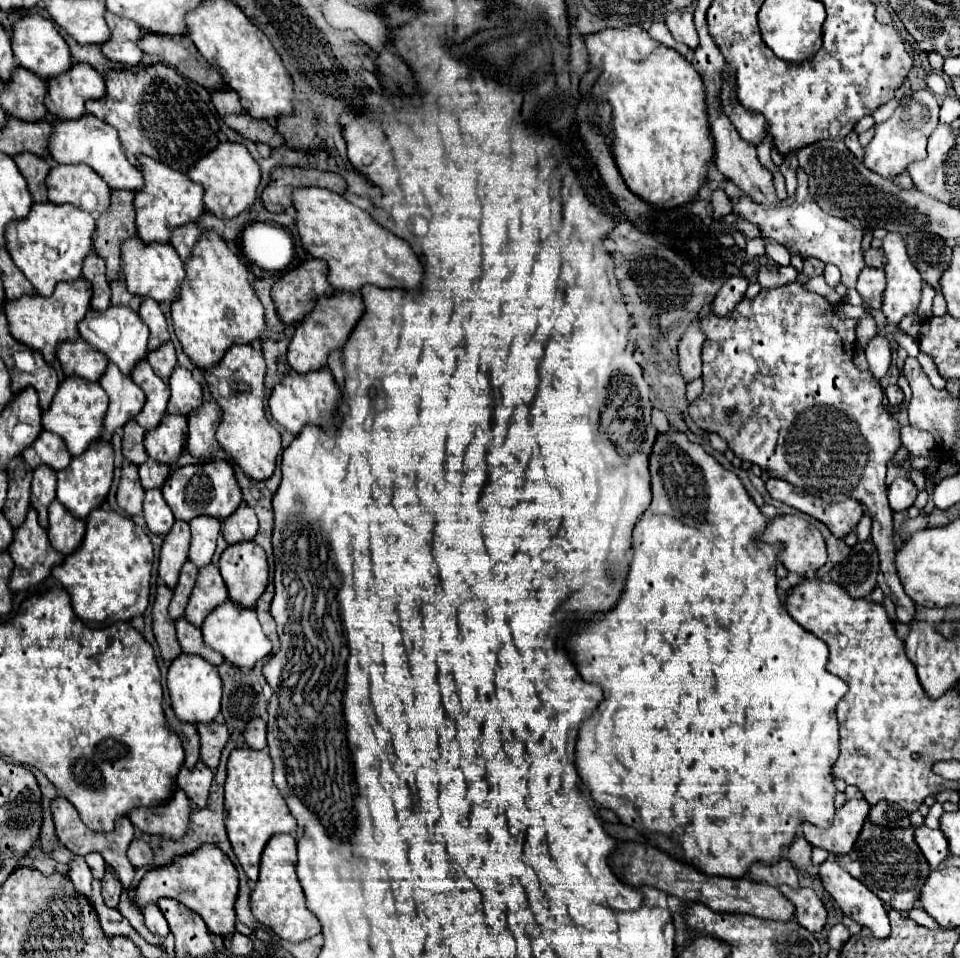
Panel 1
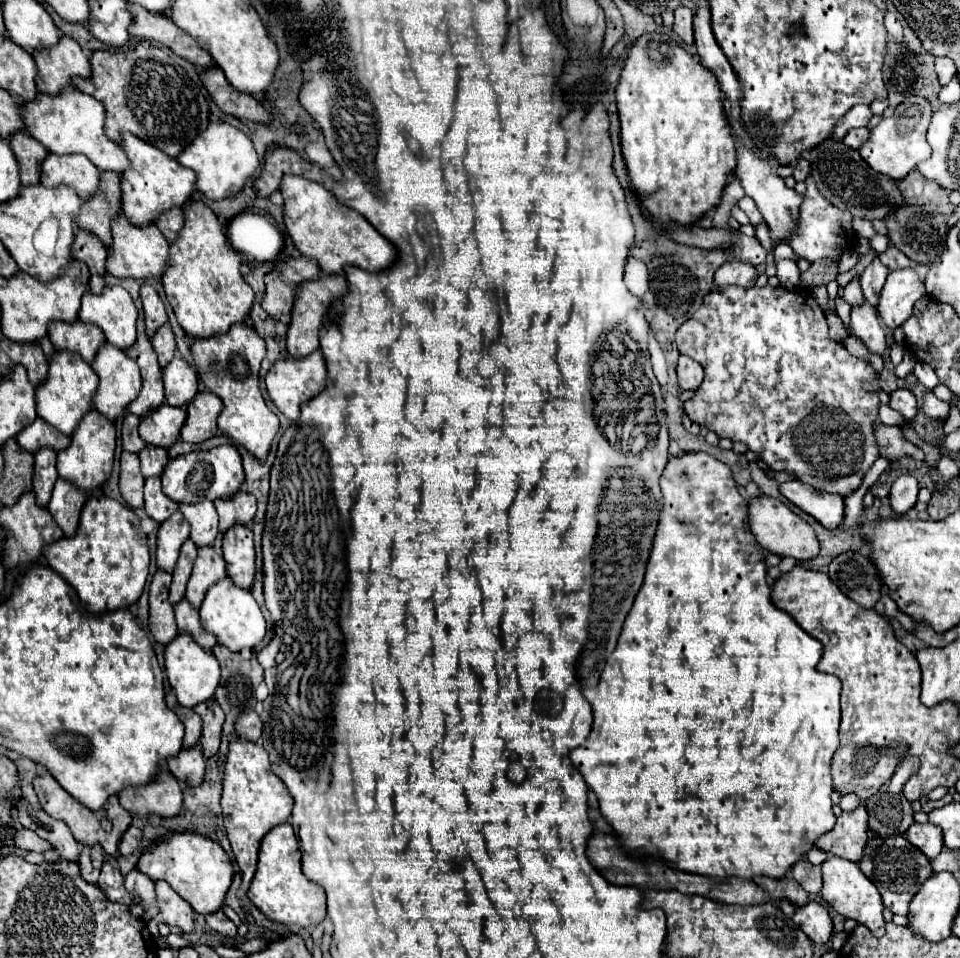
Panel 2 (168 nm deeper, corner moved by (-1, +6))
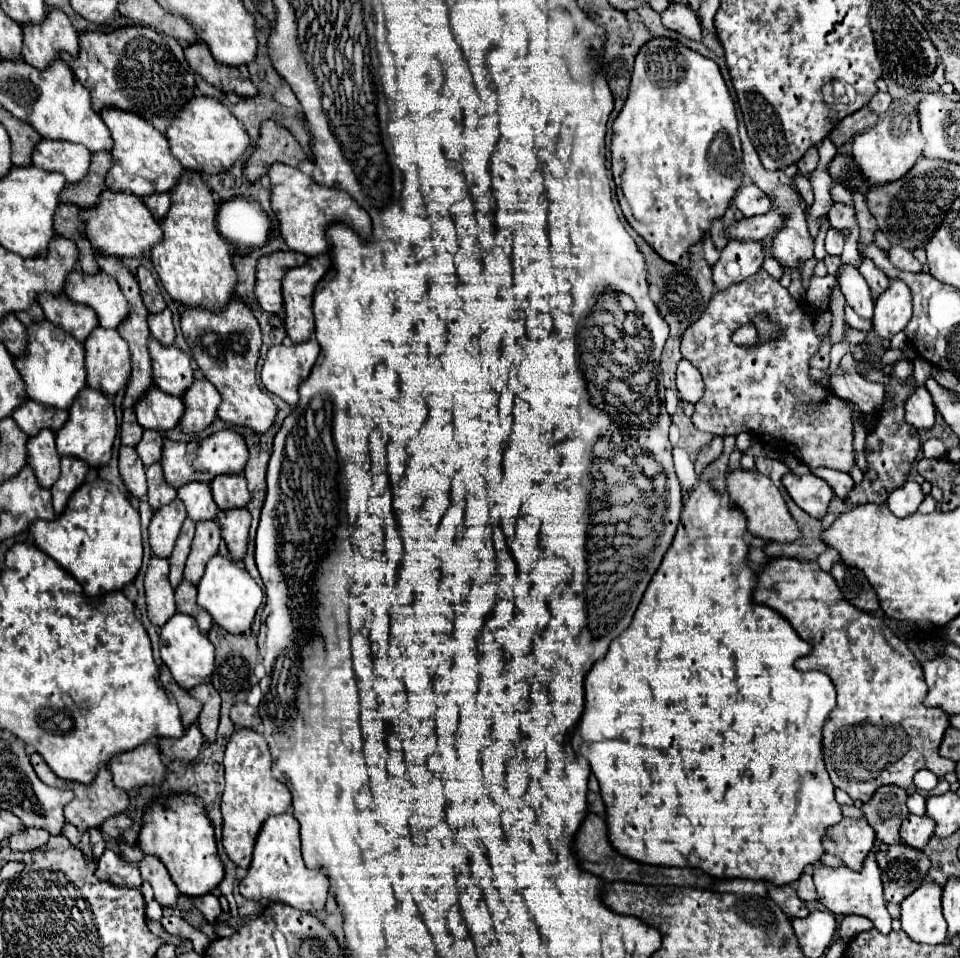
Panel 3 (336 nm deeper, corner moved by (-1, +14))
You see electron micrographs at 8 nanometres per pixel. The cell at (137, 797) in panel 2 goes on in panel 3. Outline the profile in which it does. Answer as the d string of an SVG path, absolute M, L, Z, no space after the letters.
M147 741L141 749L119 753L109 761L113 783L123 789L139 789L143 785L159 785L165 779L165 765L155 741Z

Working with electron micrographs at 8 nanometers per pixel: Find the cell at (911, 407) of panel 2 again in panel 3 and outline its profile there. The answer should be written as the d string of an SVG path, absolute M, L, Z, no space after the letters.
M917 387L905 403L905 421L917 429L931 429L935 425L935 405L925 387Z

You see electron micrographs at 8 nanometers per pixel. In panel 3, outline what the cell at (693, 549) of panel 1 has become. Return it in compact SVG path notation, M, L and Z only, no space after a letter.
M701 483L683 503L683 513L681 513L681 523L679 523L679 529L677 529L677 535L669 547L669 551L665 553L663 561L661 561L661 567L657 569L657 573L653 575L635 615L633 615L633 621L629 625L629 629L625 629L609 647L607 655L597 661L593 665L593 669L589 671L589 675L585 677L585 709L583 709L583 715L577 723L577 731L583 739L583 743L571 743L573 745L573 751L575 753L581 753L583 757L587 757L589 765L591 765L591 771L595 773L599 785L601 785L601 797L603 797L603 803L607 805L607 813L605 813L605 821L607 821L607 829L609 829L609 841L611 845L627 859L633 859L633 861L639 861L639 863L649 863L649 865L663 865L663 867L695 867L695 869L701 869L705 871L707 875L715 877L715 879L761 879L761 881L769 881L777 887L783 887L783 885L791 885L795 883L801 873L805 871L807 865L815 865L815 863L821 863L821 857L825 855L825 849L823 849L823 839L825 839L825 833L829 827L837 825L837 821L841 821L843 813L841 813L841 805L835 801L835 787L827 775L827 769L825 769L825 763L823 763L823 749L821 749L821 729L823 729L823 723L825 719L829 717L829 713L833 711L835 707L835 687L831 683L831 679L821 673L821 671L797 671L793 667L793 663L799 659L799 657L805 657L809 651L811 651L811 645L807 641L803 641L795 629L783 619L779 617L779 613L775 613L773 609L769 607L763 607L763 605L755 605L753 599L751 599L751 593L753 593L753 583L755 583L755 573L747 567L745 559L747 559L747 551L749 551L749 545L745 543L743 539L743 533L747 531L745 527L745 517L741 511L737 511L733 505L727 505L723 503L721 495L715 493L709 485Z

